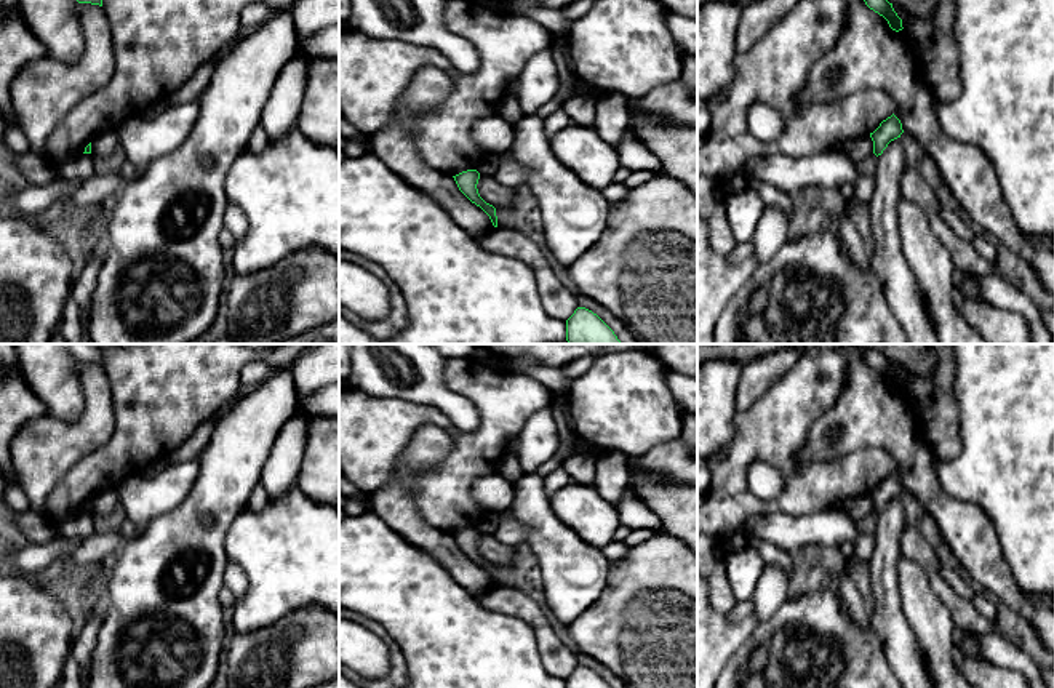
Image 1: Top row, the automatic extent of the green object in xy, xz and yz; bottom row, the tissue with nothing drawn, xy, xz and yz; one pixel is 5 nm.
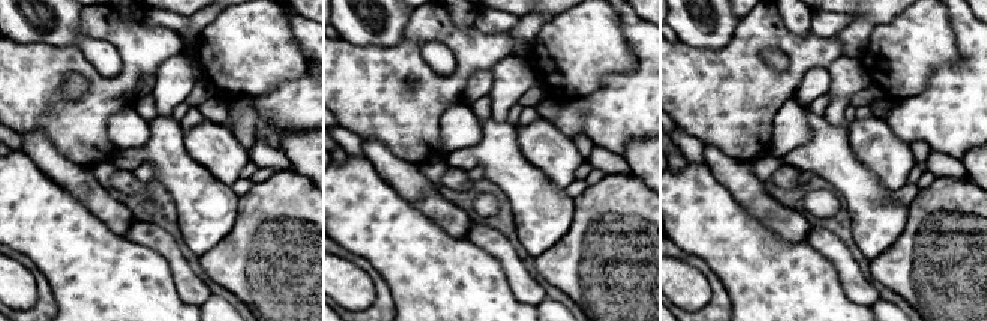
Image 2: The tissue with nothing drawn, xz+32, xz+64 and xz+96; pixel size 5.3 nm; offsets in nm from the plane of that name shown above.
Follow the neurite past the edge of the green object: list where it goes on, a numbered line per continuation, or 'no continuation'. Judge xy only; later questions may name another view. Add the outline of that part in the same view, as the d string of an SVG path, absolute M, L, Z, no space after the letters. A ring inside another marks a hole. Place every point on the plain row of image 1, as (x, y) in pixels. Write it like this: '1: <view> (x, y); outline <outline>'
no continuation

